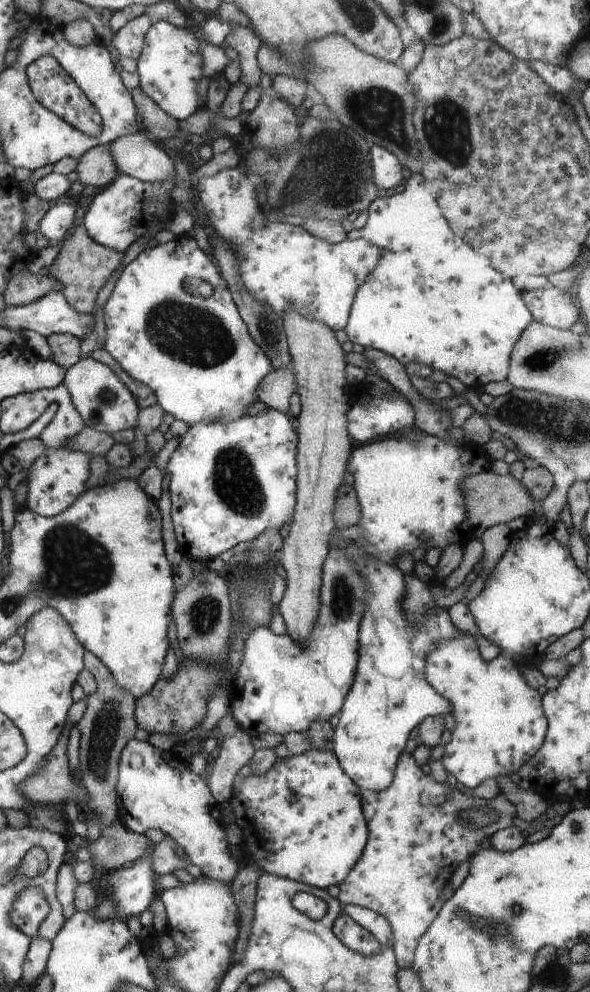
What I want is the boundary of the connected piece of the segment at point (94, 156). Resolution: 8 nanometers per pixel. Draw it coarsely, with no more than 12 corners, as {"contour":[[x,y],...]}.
{"contour":[[107,143],[78,162],[78,178],[99,190],[120,174]]}

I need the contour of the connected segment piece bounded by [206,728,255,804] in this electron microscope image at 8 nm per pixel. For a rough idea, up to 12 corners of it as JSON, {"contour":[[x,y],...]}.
{"contour":[[242,728],[219,738],[220,754],[206,783],[216,804],[233,796],[239,770],[255,754]]}

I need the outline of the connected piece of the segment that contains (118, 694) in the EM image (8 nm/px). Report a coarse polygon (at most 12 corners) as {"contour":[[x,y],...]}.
{"contour":[[94,654],[97,683],[80,722],[88,812],[119,820],[119,759],[135,738],[135,700]]}

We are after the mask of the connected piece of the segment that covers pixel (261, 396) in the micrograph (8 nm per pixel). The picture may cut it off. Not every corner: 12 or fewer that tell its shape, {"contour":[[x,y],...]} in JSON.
{"contour":[[292,369],[271,371],[257,391],[268,408],[288,415],[297,392]]}

